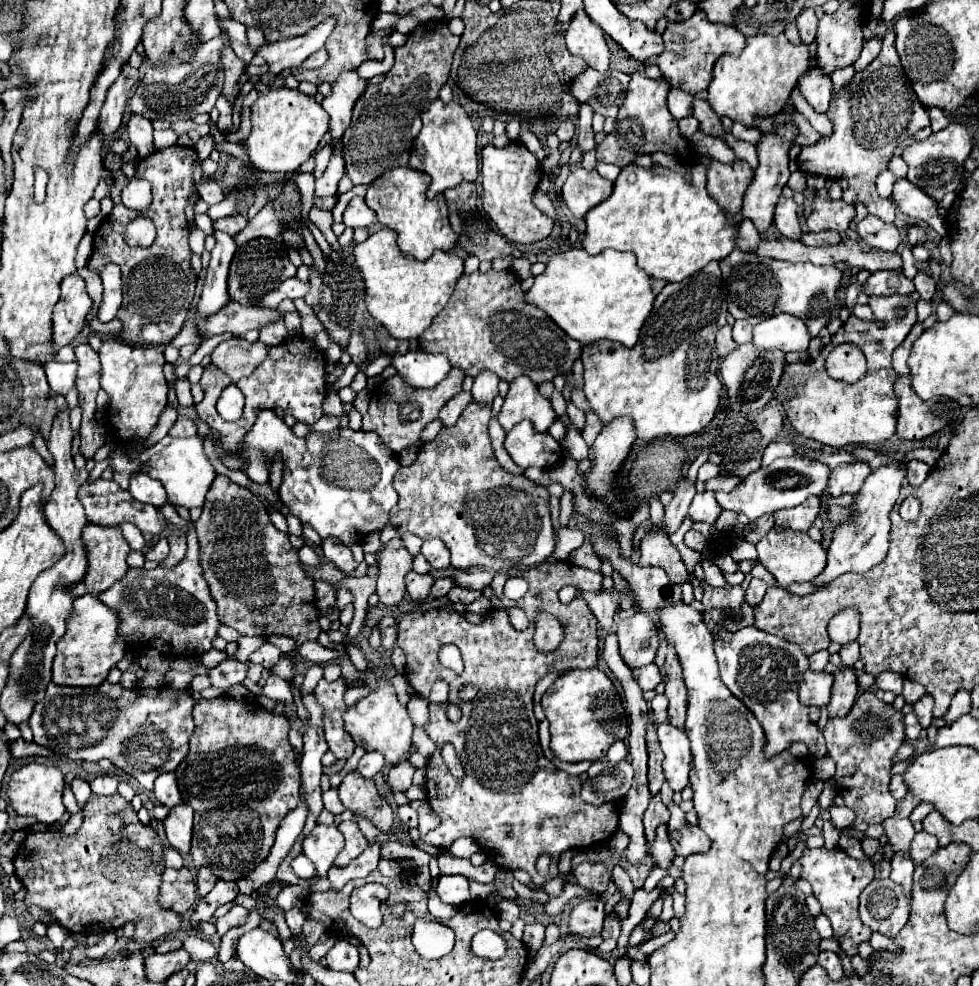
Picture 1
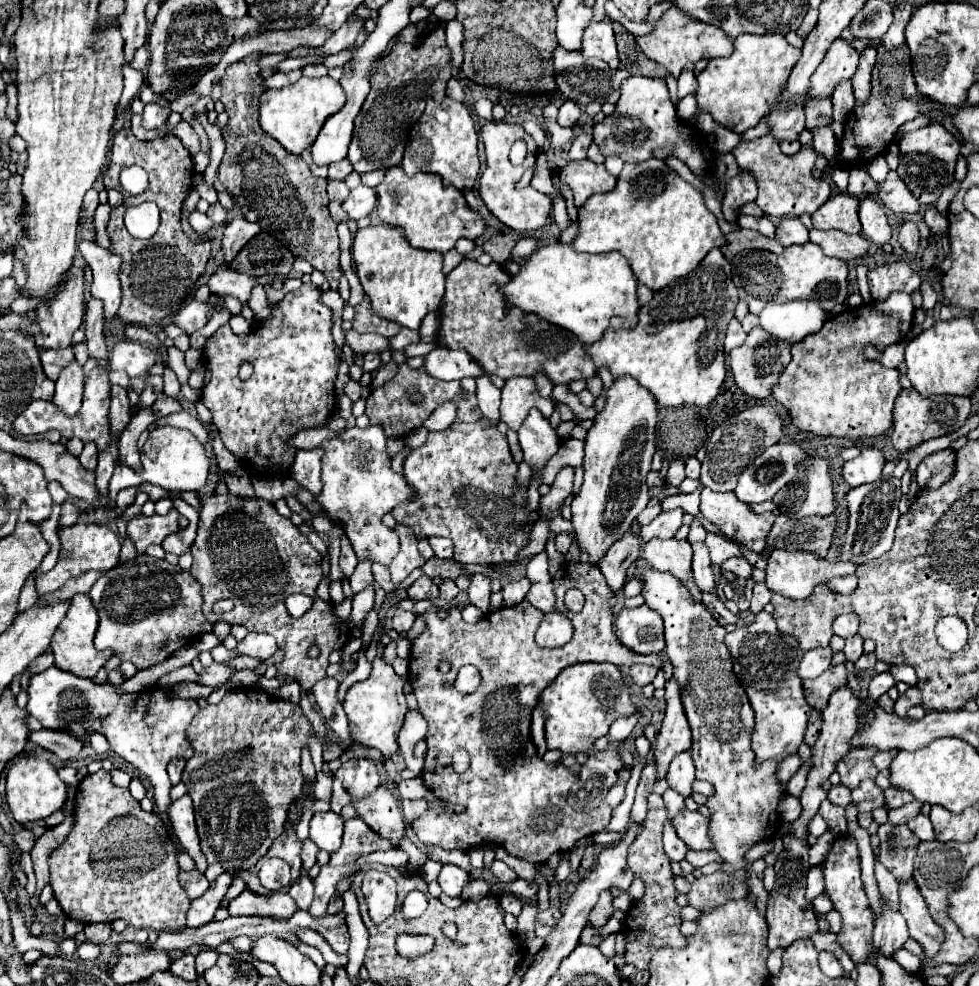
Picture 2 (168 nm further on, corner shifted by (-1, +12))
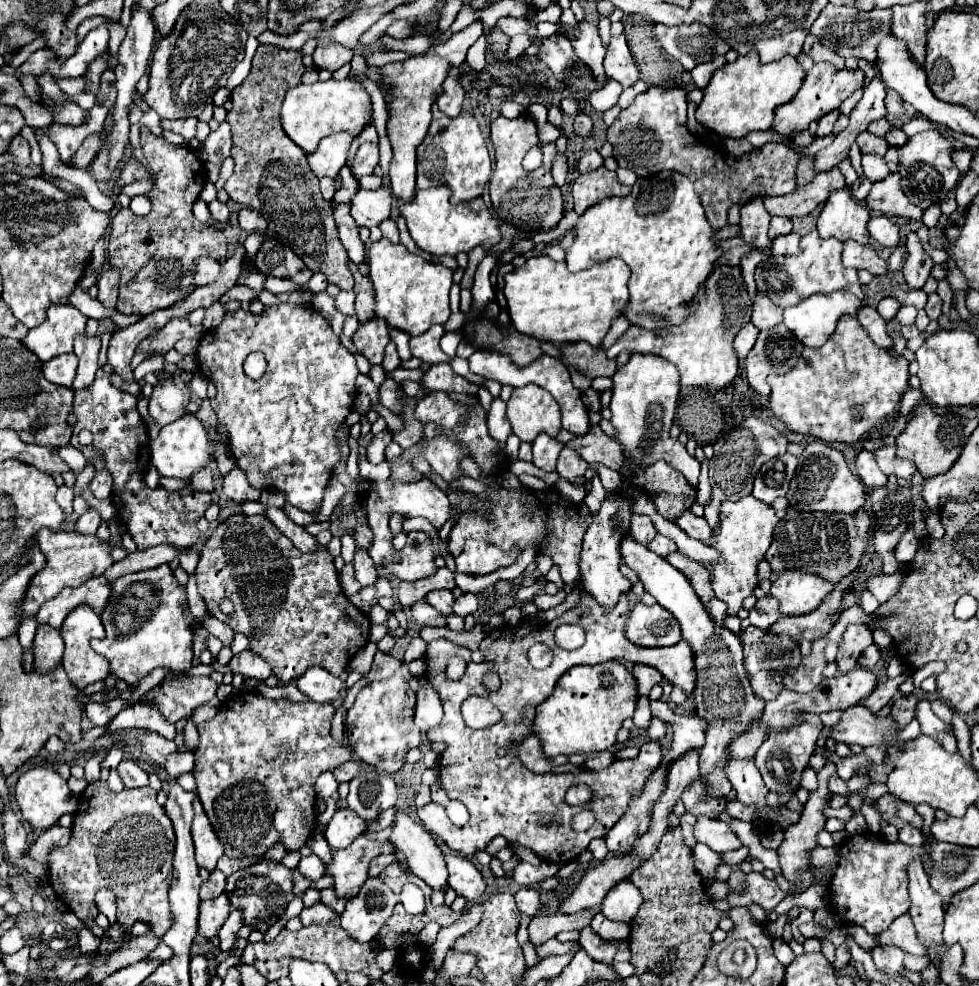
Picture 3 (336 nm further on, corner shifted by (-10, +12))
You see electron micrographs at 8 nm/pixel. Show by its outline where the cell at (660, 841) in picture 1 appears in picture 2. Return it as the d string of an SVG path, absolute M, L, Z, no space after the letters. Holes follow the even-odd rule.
M666 821L666 825L664 825L664 849L666 849L666 855L676 863L684 861L686 853L688 853L686 843L676 835L676 831L674 831L670 821Z

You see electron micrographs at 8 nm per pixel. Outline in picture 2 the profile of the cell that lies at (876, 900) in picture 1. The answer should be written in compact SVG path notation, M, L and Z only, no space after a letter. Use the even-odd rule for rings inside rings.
M884 905L882 915L876 921L874 927L874 947L890 957L892 953L886 953L886 949L900 949L908 939L908 927L904 923L904 917L898 911L892 911L888 905Z

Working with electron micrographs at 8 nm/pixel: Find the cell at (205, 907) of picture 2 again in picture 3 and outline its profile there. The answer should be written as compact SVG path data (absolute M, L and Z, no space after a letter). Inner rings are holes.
M221 893L217 899L201 901L199 905L199 935L215 937L223 927L227 915L231 913L231 903L227 893Z

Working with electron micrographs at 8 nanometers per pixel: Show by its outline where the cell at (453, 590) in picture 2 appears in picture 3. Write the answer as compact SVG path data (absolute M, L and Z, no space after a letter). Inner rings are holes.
M463 593L461 597L455 599L453 613L459 615L459 617L465 617L465 615L475 613L477 607L479 607L479 595L475 595L475 593Z

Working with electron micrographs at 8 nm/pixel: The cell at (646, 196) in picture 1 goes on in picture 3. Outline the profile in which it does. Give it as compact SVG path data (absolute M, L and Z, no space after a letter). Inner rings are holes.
M659 171L649 177L639 177L631 187L631 193L625 197L609 197L593 207L589 207L577 221L577 237L575 243L567 249L567 267L569 271L581 271L591 267L597 261L605 261L609 257L623 259L631 269L629 279L629 305L625 307L623 315L631 319L631 323L641 327L661 327L663 323L651 319L649 315L661 315L669 319L671 325L683 323L687 313L683 305L693 299L699 285L707 279L713 269L713 263L721 257L723 249L715 235L719 233L713 225L705 219L705 209L701 207L701 199L693 189L689 177L681 175L679 171Z

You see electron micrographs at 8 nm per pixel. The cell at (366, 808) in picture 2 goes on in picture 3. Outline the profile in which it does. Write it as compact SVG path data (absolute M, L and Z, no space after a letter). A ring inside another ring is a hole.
M397 807L389 841L395 845L395 849L403 851L411 871L429 887L439 889L447 885L447 867L443 853L439 851L431 833L425 831L425 827L419 825L405 809Z

